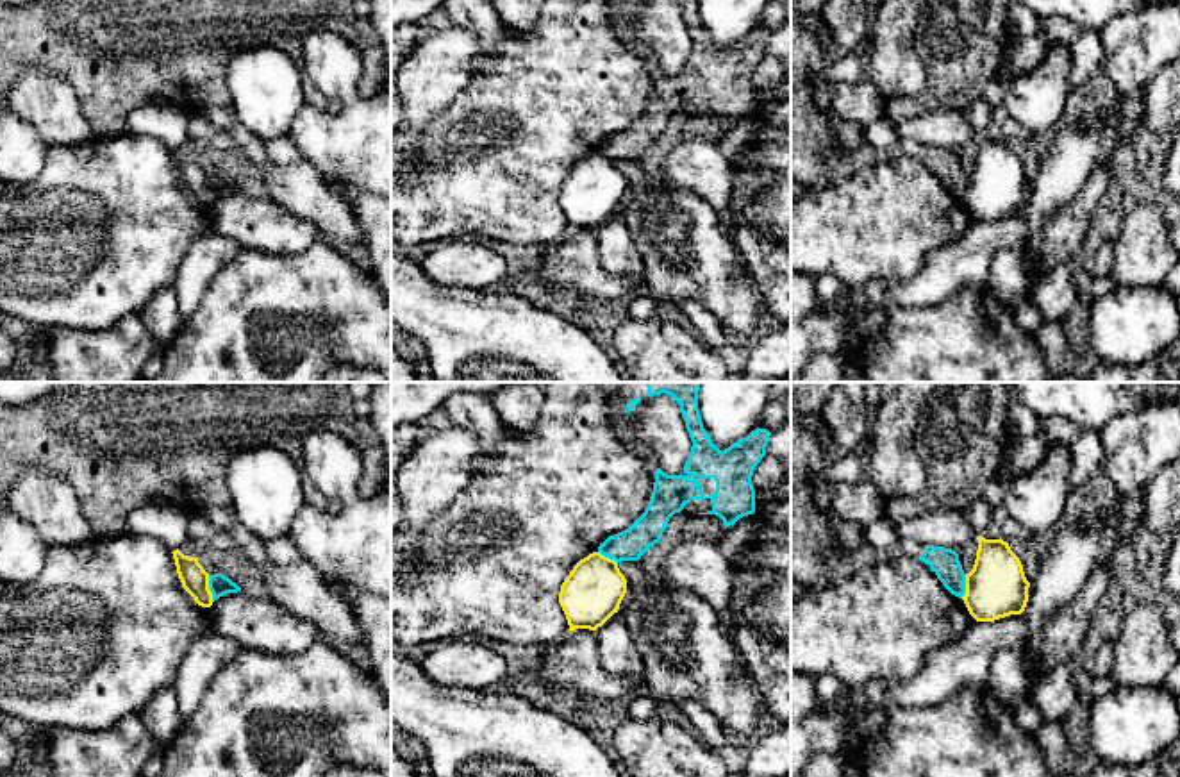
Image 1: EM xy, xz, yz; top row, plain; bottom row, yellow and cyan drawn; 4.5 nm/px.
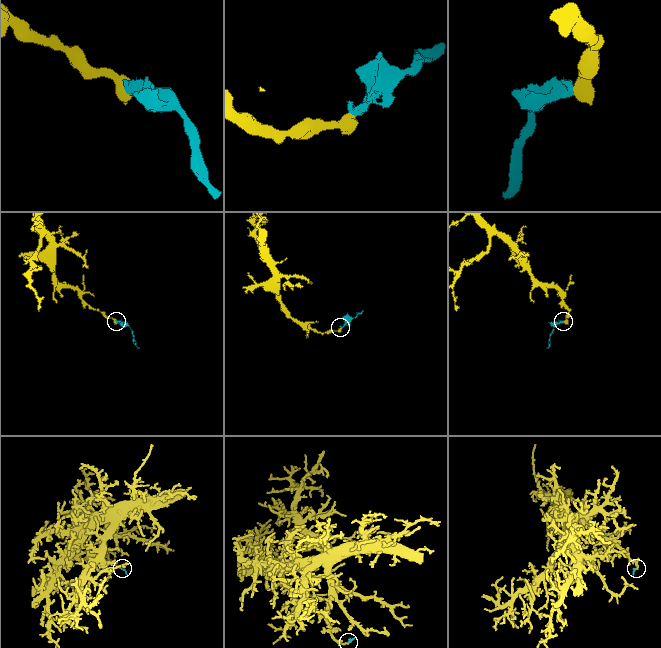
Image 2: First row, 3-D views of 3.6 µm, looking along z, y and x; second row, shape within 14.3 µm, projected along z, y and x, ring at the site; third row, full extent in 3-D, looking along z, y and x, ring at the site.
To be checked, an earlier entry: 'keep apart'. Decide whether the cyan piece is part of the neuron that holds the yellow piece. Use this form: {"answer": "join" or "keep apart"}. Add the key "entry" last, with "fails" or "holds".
{"answer": "keep apart", "entry": "holds"}

